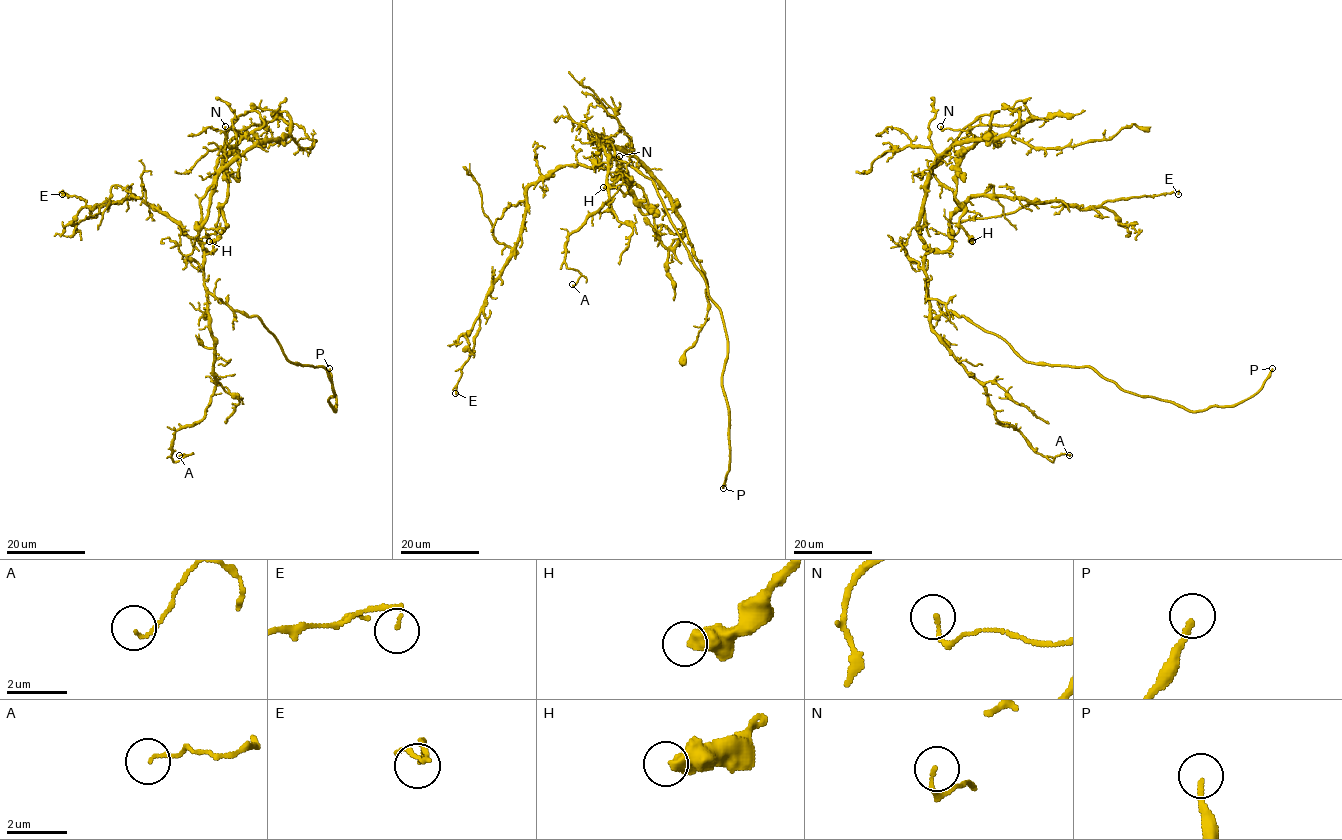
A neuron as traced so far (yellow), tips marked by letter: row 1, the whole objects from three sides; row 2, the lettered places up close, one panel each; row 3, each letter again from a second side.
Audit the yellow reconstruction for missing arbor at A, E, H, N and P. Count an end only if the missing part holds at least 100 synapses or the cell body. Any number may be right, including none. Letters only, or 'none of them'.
P

